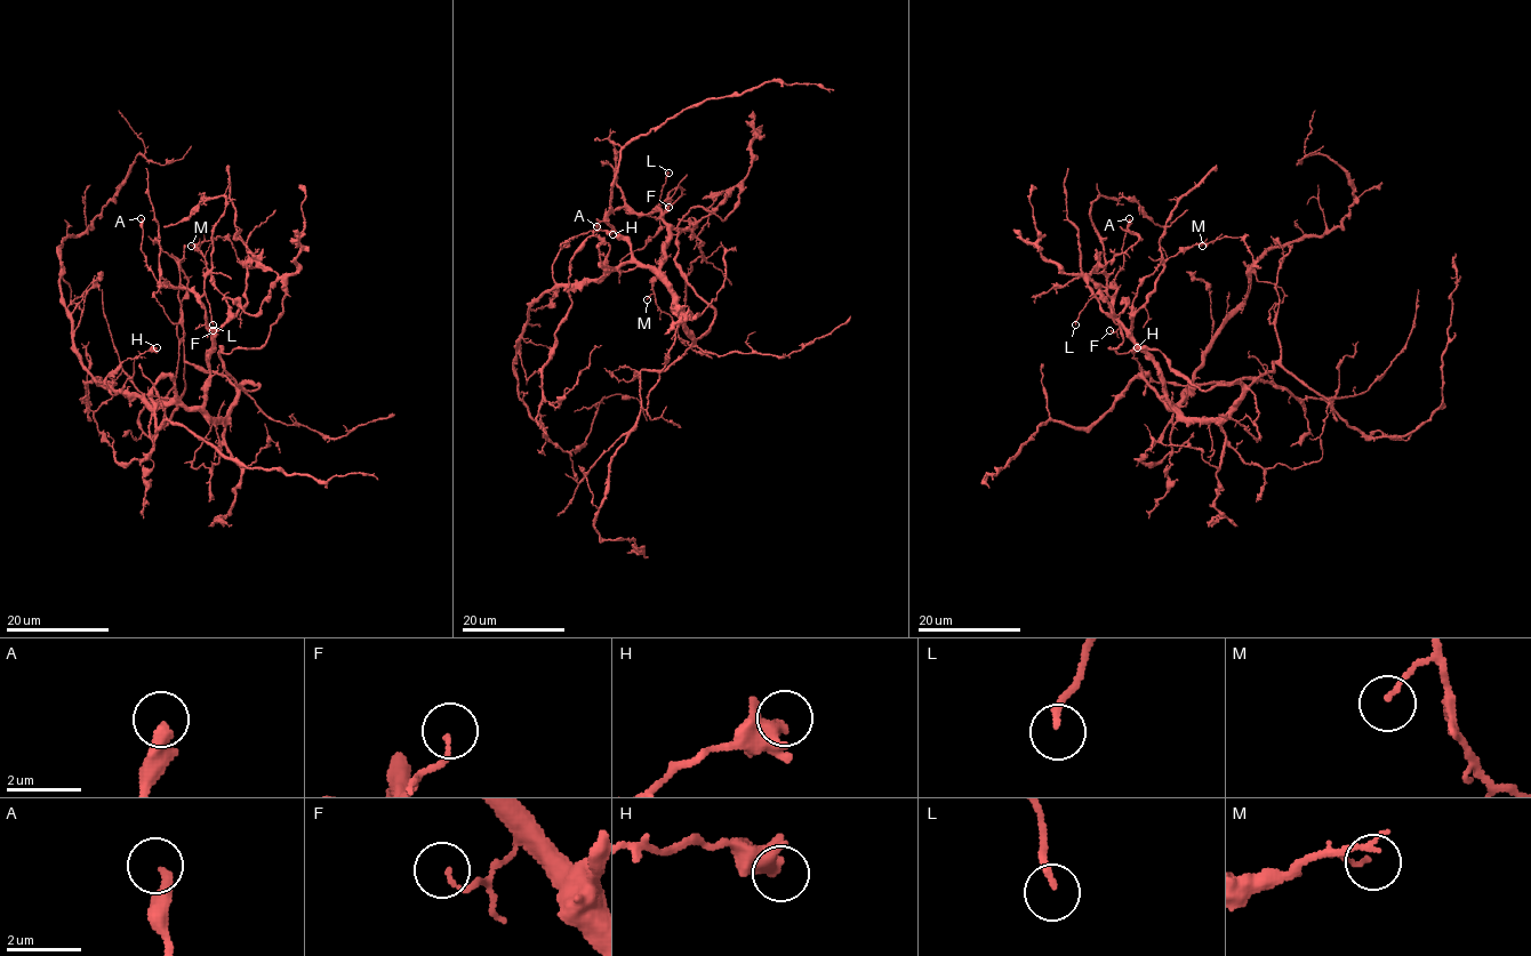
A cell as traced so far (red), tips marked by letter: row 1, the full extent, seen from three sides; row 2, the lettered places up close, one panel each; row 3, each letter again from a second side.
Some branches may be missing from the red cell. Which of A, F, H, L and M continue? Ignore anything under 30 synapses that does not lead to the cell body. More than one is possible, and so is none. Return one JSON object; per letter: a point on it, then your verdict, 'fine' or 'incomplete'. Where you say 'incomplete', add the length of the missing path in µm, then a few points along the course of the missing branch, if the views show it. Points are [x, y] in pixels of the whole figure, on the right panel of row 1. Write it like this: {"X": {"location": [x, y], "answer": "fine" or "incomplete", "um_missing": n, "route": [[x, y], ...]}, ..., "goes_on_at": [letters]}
{"A": {"location": [1129, 218], "answer": "fine"}, "F": {"location": [1109, 330], "answer": "fine"}, "H": {"location": [1137, 347], "answer": "fine"}, "L": {"location": [1075, 324], "answer": "fine"}, "M": {"location": [1202, 246], "answer": "fine"}, "goes_on_at": []}

